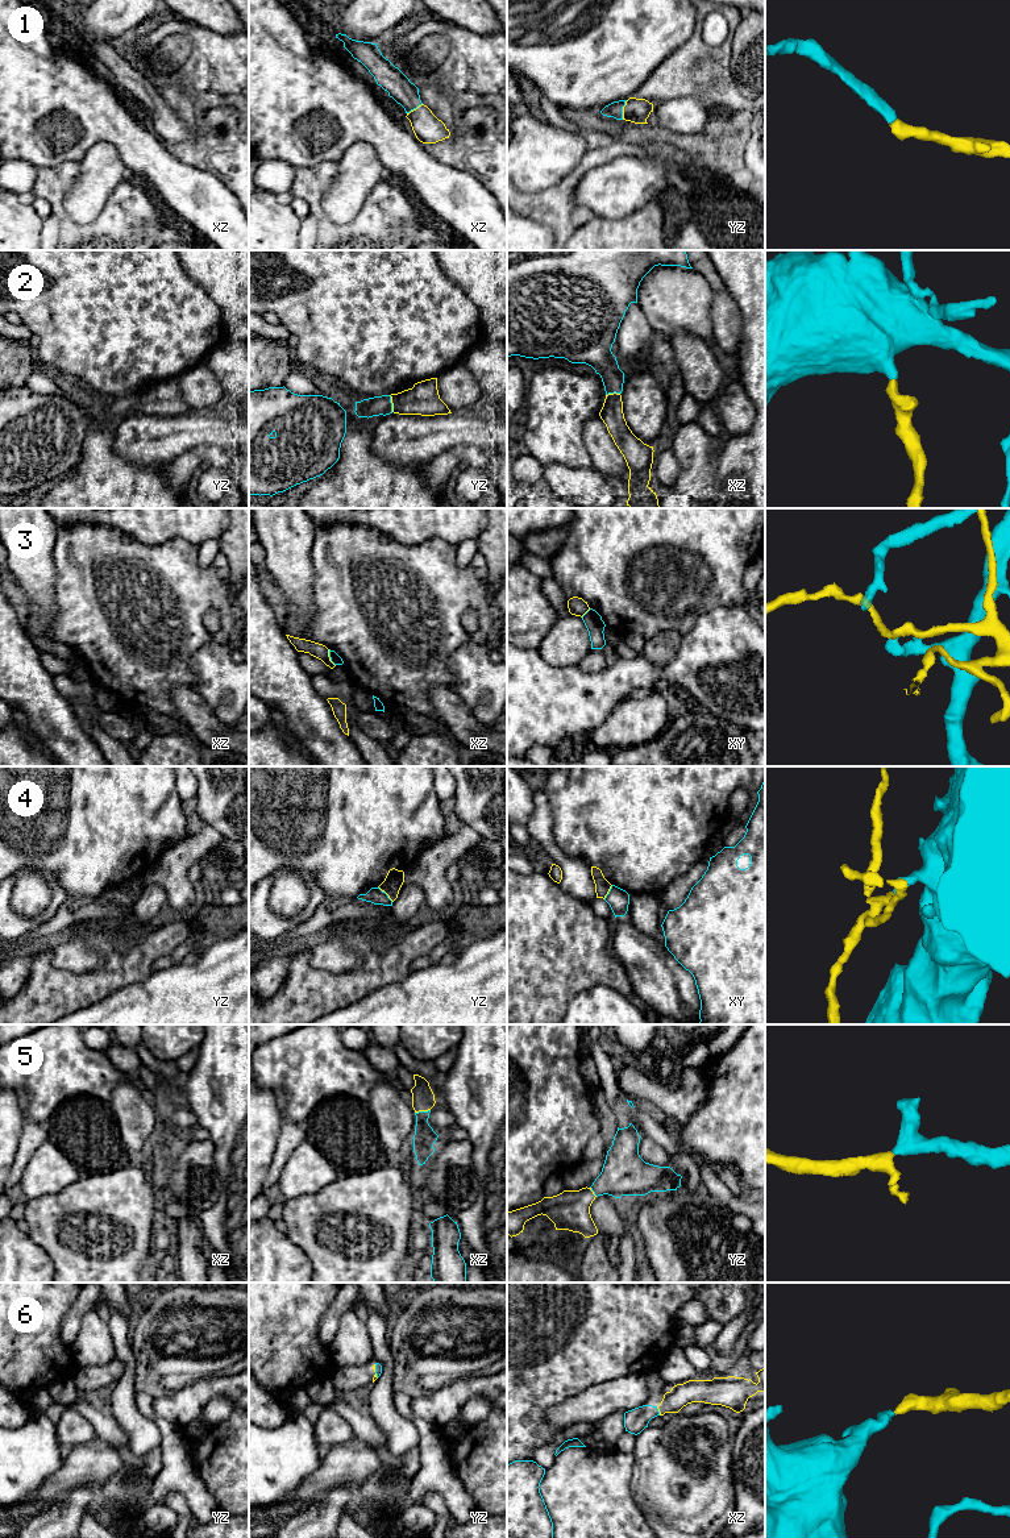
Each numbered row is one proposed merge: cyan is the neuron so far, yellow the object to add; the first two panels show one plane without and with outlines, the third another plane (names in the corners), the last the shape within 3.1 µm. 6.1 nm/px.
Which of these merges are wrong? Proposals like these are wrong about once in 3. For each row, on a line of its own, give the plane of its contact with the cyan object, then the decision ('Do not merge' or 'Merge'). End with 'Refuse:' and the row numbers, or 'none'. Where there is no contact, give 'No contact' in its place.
1: Touches cyan in yz. Merge
2: Touches cyan in yz. Merge
3: Touches cyan in xz. Do not merge
4: Touches cyan in yz. Do not merge
5: Touches cyan in xz. Merge
6: Touches cyan in xz. Merge
Refuse: 3, 4

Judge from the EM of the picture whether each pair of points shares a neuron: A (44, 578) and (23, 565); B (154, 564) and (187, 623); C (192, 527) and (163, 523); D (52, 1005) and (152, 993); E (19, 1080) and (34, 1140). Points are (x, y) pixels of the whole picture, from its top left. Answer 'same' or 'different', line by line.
A: same
B: same
C: same
D: different
E: different

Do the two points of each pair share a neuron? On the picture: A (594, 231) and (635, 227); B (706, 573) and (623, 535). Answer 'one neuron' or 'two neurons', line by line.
A: one neuron
B: one neuron

